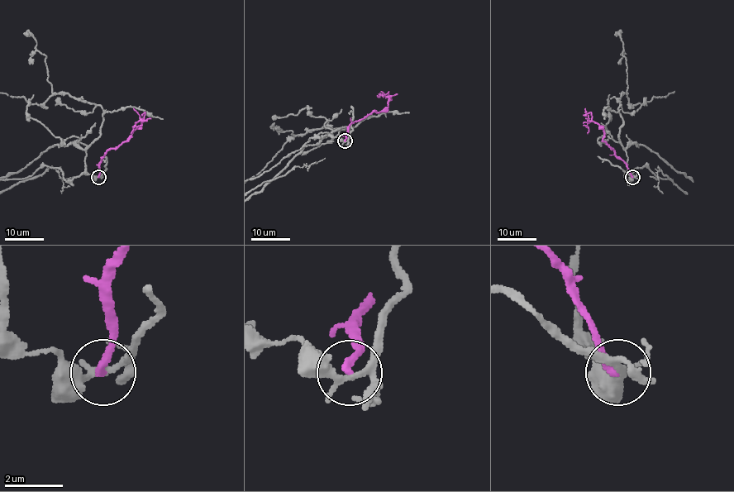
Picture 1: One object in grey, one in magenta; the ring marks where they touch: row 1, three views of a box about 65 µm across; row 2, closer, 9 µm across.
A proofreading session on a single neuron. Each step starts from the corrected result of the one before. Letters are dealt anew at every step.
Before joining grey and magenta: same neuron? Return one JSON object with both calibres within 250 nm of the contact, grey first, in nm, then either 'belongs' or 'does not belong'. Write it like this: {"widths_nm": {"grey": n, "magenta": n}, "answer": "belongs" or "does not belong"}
{"widths_nm": {"grey": 190, "magenta": 280}, "answer": "does not belong"}

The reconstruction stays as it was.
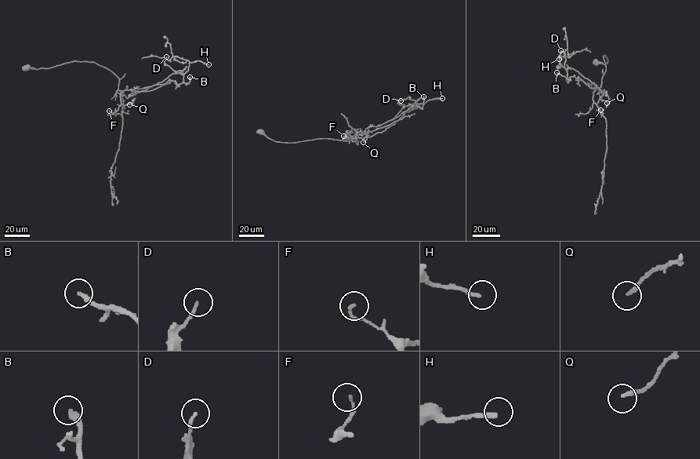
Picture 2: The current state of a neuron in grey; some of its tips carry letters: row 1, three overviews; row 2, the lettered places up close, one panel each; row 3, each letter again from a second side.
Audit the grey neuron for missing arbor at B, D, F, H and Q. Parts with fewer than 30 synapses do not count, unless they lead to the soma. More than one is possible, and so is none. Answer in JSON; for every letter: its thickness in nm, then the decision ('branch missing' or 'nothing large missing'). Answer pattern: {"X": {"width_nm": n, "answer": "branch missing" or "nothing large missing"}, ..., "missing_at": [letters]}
{"B": {"width_nm": 280, "answer": "nothing large missing"}, "D": {"width_nm": 140, "answer": "nothing large missing"}, "F": {"width_nm": 130, "answer": "nothing large missing"}, "H": {"width_nm": 190, "answer": "branch missing"}, "Q": {"width_nm": 200, "answer": "nothing large missing"}, "missing_at": ["H"]}

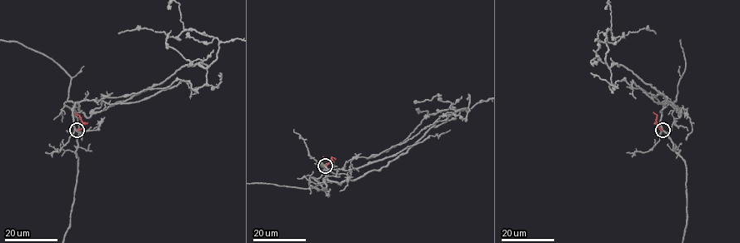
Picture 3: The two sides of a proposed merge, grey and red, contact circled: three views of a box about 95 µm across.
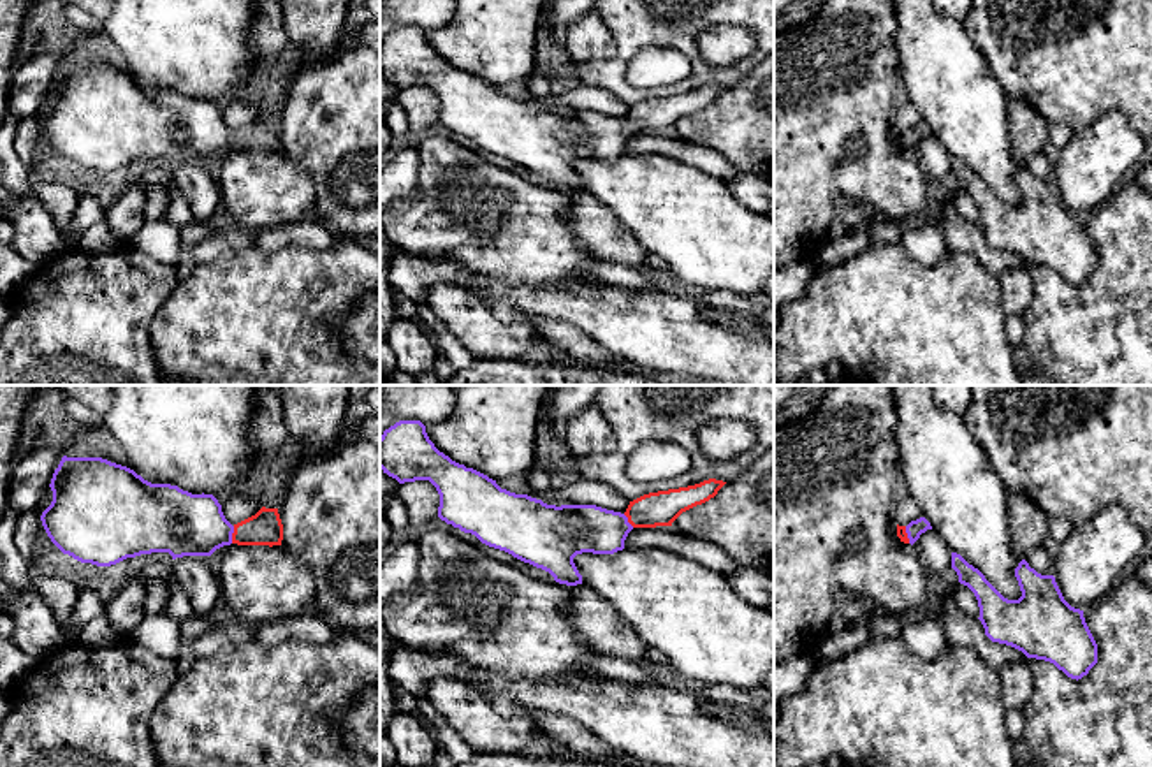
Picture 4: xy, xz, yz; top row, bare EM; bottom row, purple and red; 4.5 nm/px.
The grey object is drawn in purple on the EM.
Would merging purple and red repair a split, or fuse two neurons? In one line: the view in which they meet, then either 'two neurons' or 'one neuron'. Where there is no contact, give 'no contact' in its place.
xy | one neuron

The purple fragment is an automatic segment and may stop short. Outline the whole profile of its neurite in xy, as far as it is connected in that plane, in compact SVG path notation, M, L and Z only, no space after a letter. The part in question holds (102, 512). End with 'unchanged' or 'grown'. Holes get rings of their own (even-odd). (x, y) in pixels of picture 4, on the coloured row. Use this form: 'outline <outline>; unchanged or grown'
outline M63 456L53 473L53 501L42 512L51 542L81 563L111 566L127 558L151 552L211 556L216 549L237 545L281 545L283 524L278 508L262 507L255 515L230 524L213 494L192 494L171 484L151 484L134 470L102 457Z; grown

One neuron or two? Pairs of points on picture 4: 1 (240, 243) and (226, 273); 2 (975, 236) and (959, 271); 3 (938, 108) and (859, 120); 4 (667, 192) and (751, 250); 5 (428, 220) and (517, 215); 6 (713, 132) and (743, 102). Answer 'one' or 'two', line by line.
1: two
2: two
3: two
4: one
5: one
6: one

